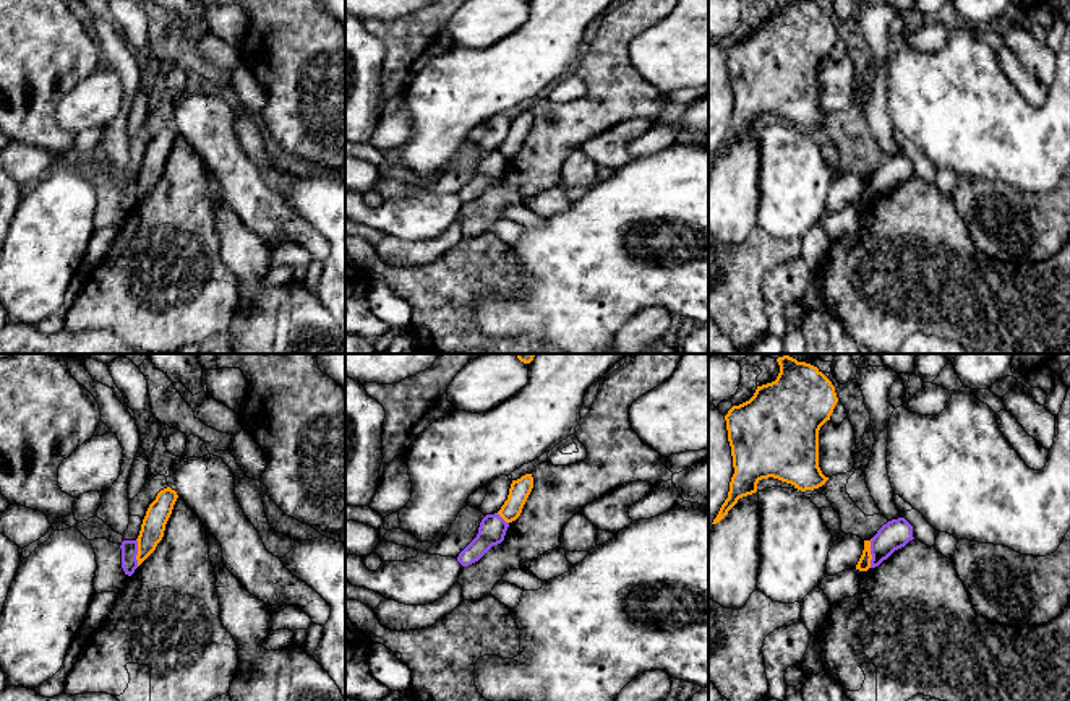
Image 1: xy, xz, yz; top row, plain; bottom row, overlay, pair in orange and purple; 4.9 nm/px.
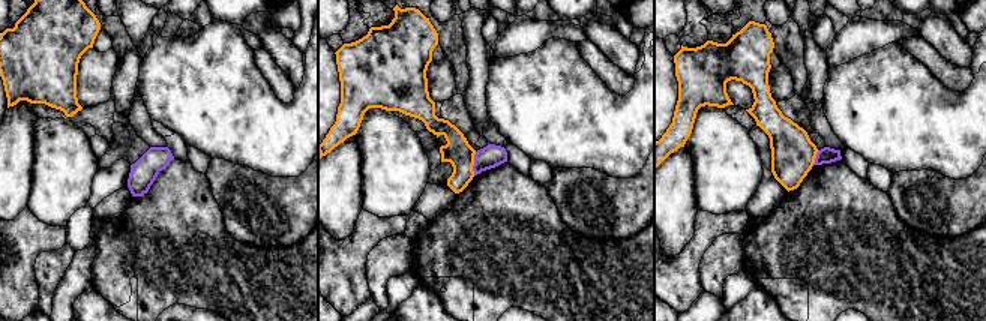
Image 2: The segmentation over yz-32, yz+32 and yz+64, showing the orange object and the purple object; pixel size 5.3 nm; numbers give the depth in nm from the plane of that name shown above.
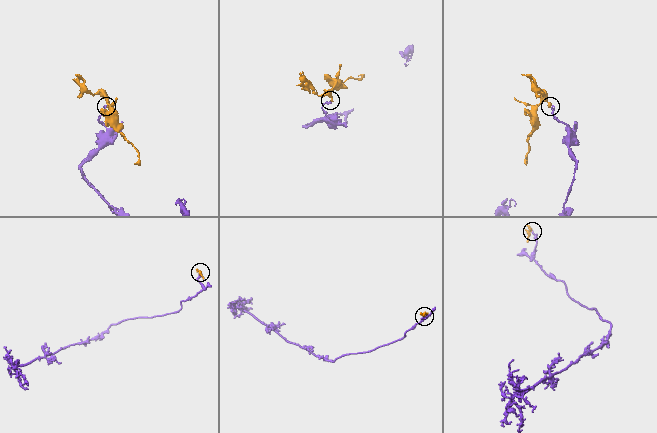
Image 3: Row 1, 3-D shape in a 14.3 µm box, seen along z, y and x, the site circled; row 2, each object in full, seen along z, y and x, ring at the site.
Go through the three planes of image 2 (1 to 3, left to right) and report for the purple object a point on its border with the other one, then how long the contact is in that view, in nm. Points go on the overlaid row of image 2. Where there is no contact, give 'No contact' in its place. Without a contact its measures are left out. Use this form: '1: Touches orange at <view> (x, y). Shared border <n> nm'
1: No contact
2: Touches orange at yz+32 (473, 164). Shared border 130 nm
3: Touches orange at yz+64 (815, 156). Shared border 90 nm

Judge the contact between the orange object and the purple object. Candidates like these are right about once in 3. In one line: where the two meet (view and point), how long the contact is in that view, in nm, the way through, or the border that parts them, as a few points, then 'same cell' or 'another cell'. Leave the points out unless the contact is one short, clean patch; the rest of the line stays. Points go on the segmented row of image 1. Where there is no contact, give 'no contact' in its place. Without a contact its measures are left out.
contact yz (869, 554); length 140 nm; border yz (873, 539), (869, 567); another cell

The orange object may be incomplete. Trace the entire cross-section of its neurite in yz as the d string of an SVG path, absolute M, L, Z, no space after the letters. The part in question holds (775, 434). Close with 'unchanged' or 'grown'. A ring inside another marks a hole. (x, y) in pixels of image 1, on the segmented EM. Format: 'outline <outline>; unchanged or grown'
outline M790 355L778 357L777 362L777 380L757 386L749 401L733 406L725 415L734 474L728 498L712 524L720 523L739 498L755 493L762 479L773 477L801 492L819 488L828 480L819 467L819 430L830 420L838 402L835 386L811 363Z; unchanged

